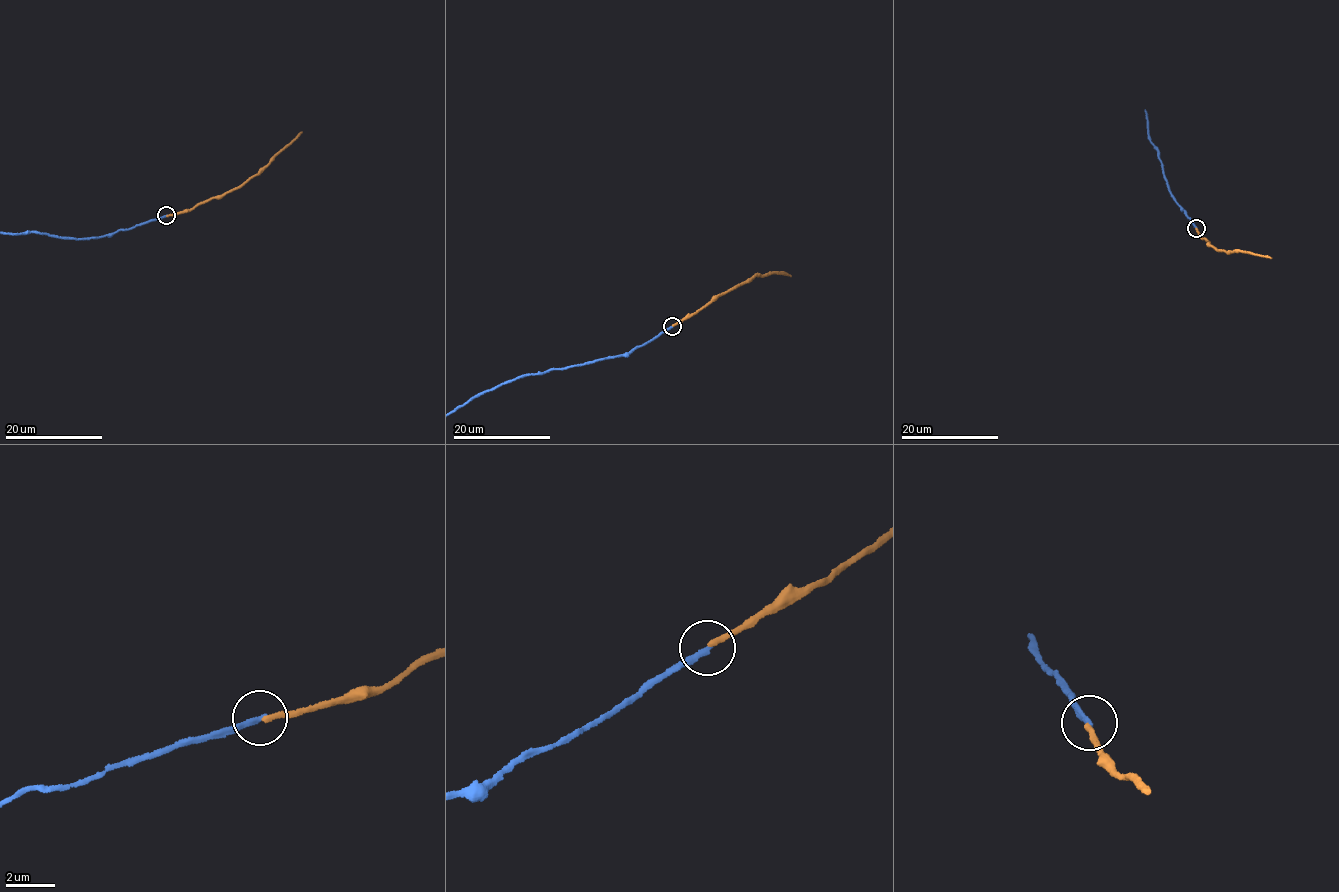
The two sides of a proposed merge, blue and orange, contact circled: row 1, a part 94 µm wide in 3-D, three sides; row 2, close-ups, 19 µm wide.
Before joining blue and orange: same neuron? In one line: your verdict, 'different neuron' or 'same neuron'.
different neuron

